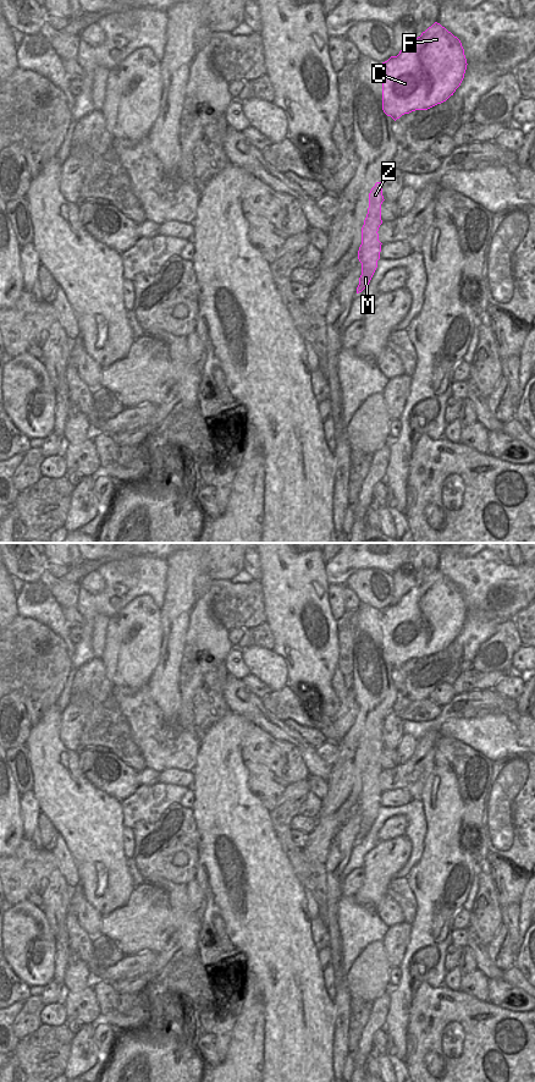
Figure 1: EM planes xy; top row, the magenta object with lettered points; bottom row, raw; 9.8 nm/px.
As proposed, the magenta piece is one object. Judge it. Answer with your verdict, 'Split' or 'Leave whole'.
Leave whole

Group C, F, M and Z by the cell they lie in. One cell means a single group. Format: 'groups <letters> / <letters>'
groups C F M Z

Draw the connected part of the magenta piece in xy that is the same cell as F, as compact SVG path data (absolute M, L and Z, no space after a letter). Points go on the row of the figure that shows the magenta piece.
M435 22L397 56L382 62L382 110L395 121L415 110L428 110L446 101L460 86L467 70L460 40Z

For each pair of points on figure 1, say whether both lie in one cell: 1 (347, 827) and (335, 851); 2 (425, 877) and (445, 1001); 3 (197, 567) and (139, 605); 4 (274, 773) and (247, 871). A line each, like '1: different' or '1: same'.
1: same
2: different
3: different
4: different

